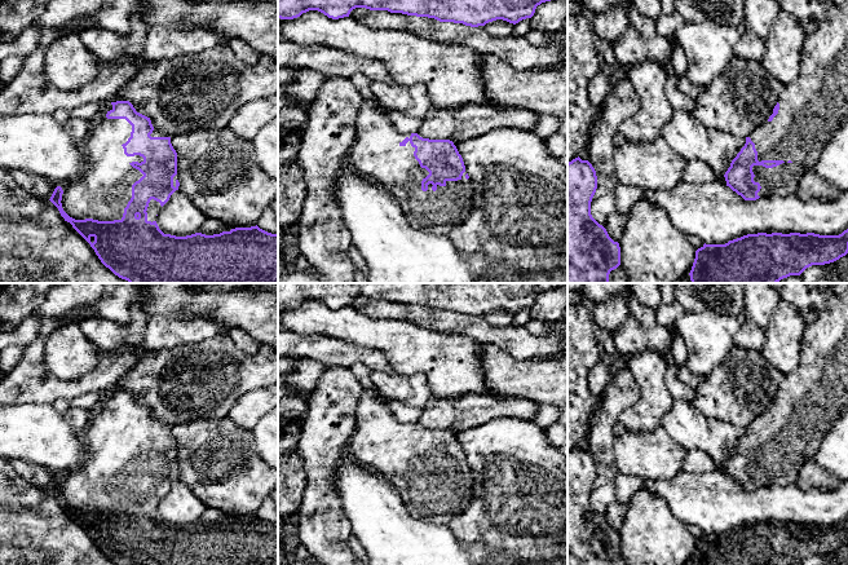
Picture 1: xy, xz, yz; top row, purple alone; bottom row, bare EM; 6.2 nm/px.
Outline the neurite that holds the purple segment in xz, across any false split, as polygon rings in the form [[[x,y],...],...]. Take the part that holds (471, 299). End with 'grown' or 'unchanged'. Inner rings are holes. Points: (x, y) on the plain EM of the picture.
[[[278,283],[278,308],[293,309],[309,300],[318,300],[328,308],[339,309],[349,306],[355,297],[366,297],[428,306],[440,312],[463,313],[471,317],[485,315],[496,309],[516,314],[531,308],[542,292],[562,286],[567,283]]]; unchanged

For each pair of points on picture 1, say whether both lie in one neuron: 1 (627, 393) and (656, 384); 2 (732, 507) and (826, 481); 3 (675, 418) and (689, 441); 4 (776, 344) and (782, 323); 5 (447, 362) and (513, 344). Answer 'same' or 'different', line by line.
1: different
2: different
3: same
4: same
5: different

